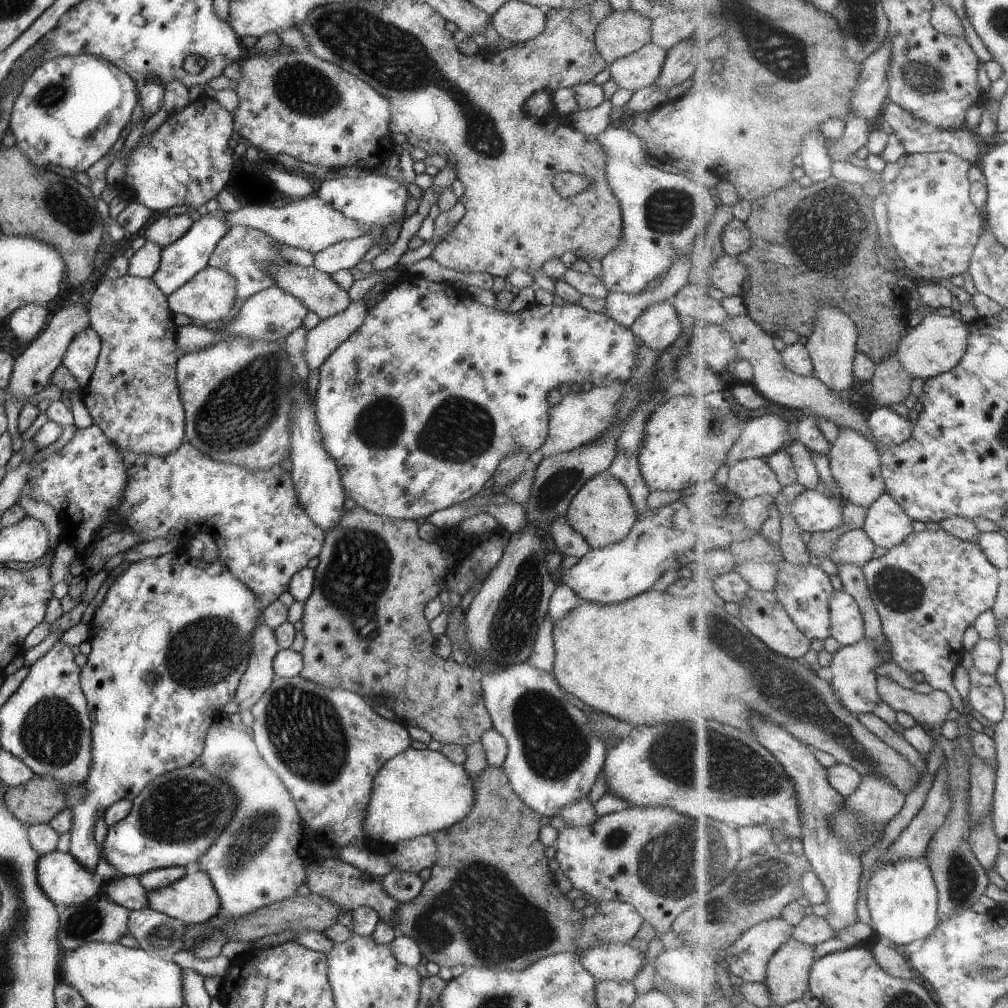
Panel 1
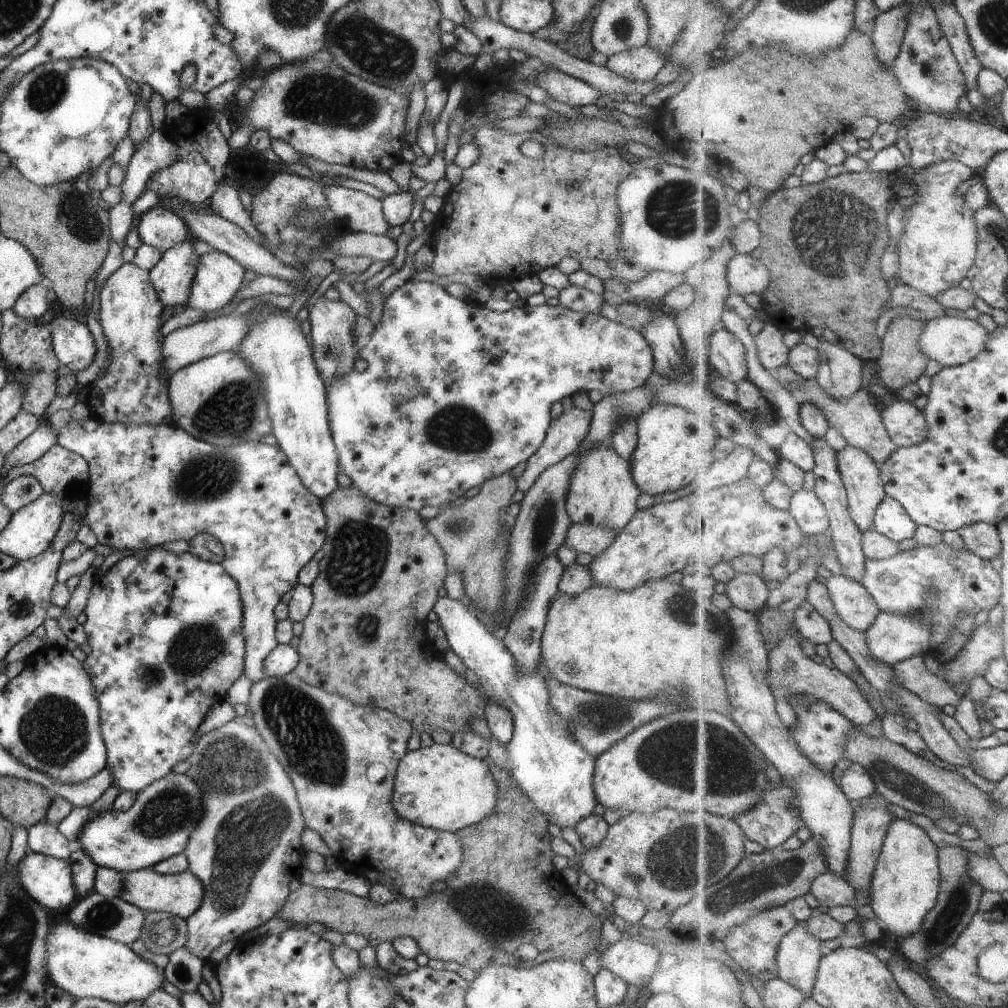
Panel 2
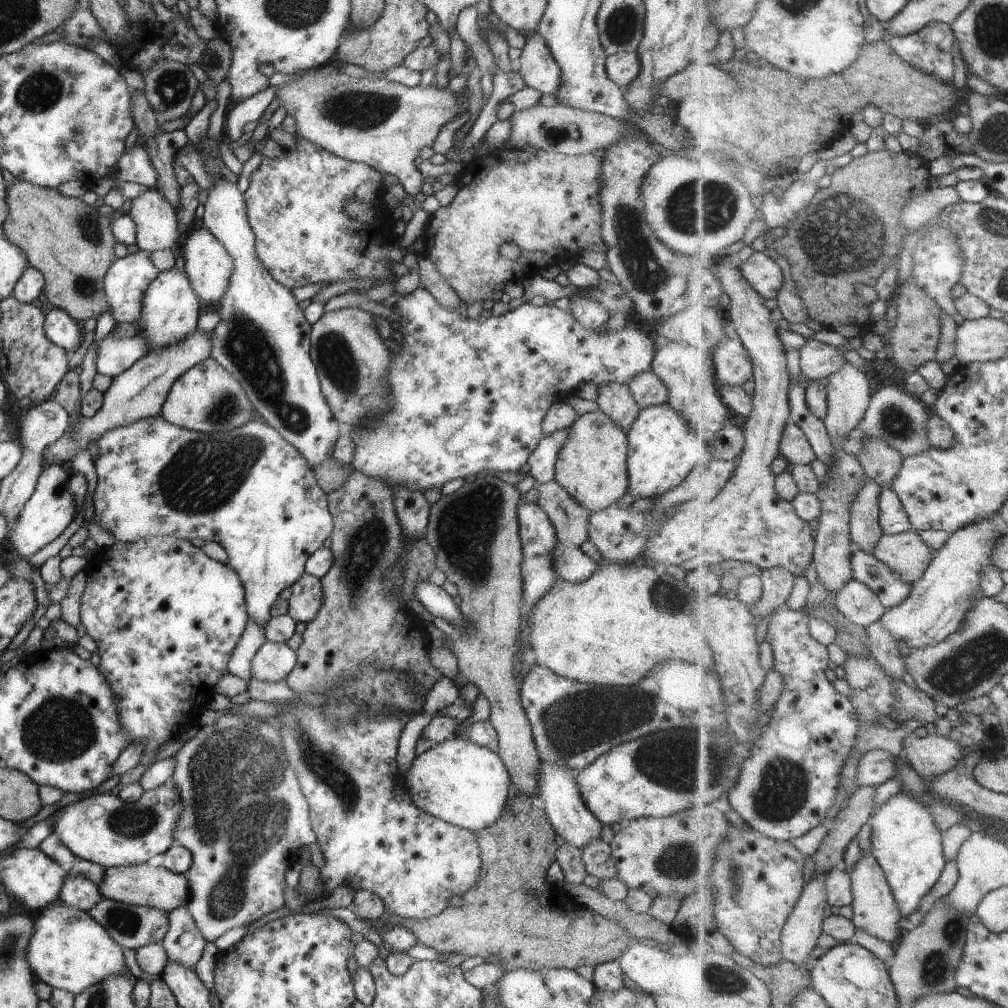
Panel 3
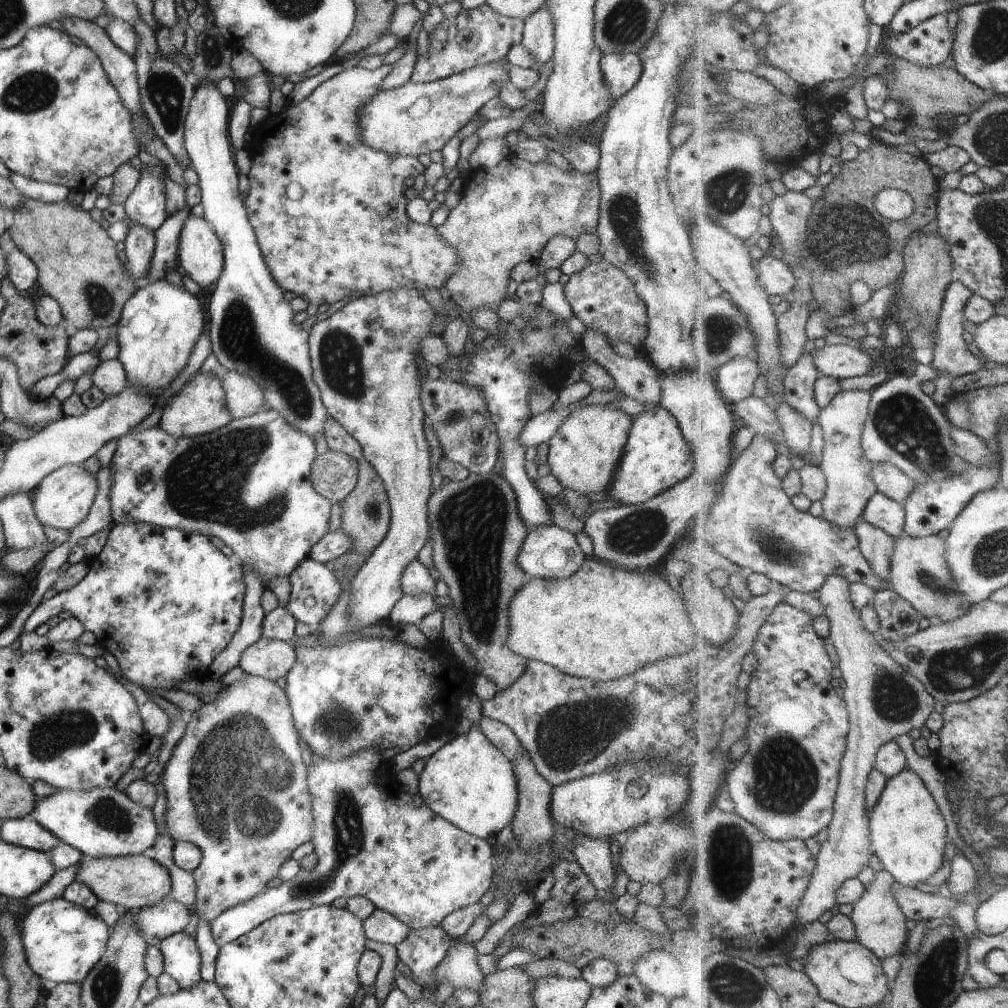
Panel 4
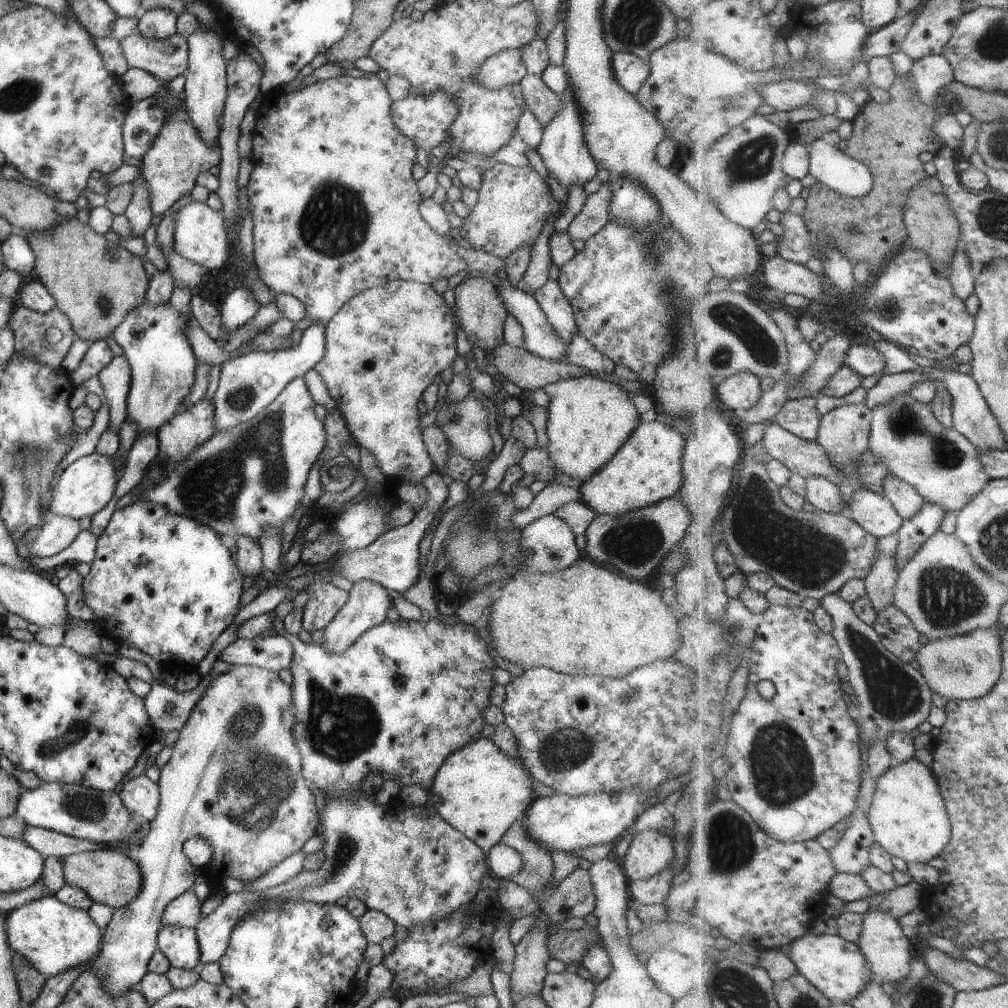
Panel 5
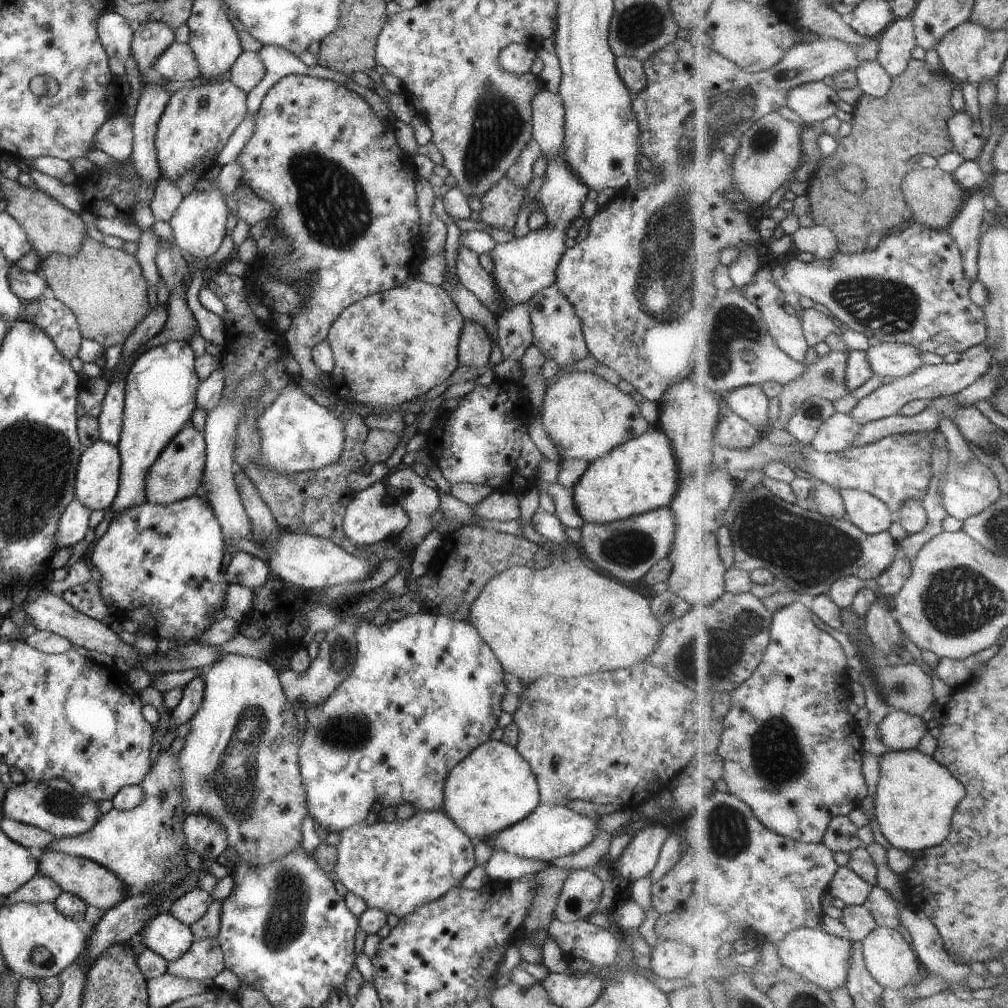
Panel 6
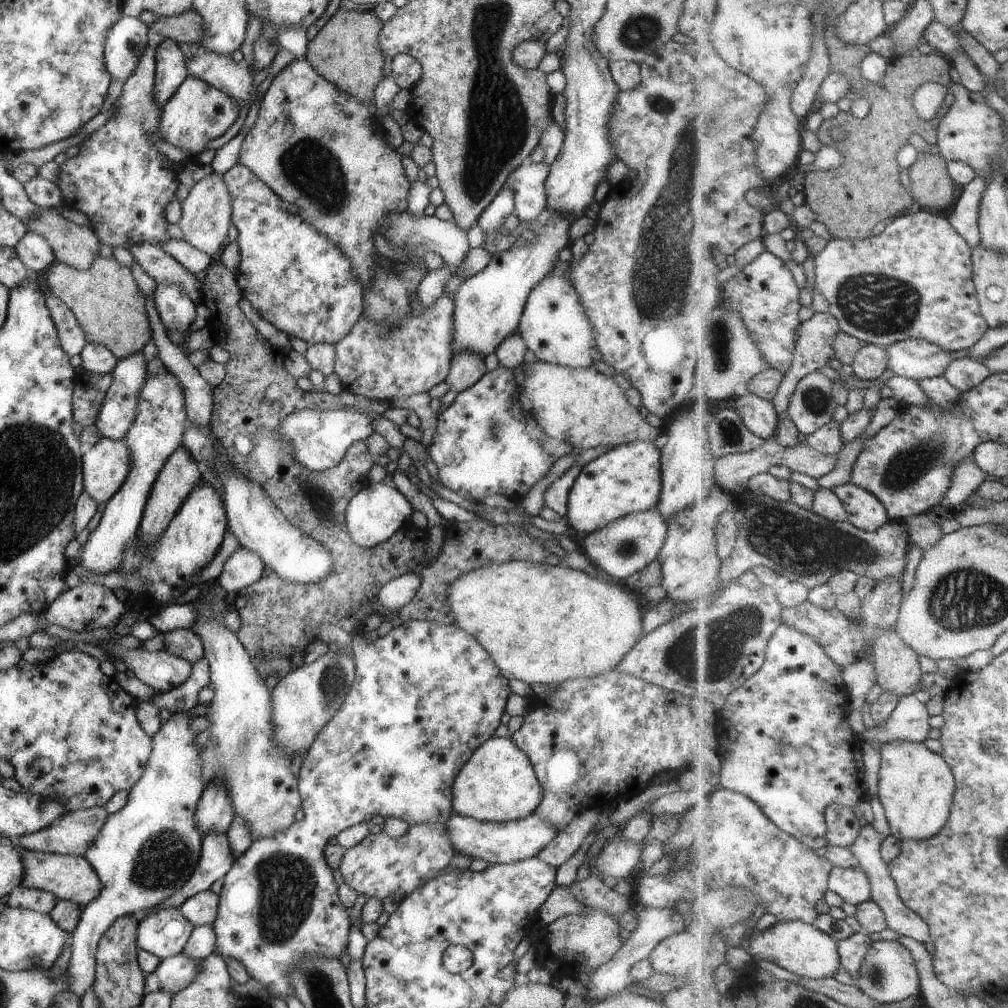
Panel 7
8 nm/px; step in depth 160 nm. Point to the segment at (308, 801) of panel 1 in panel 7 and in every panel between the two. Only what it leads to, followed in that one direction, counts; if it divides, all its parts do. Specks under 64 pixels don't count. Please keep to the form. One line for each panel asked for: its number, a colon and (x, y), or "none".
2: (326, 744)
3: (372, 837)
4: (371, 840)
5: (408, 863)
6: (396, 866)
7: (378, 865)

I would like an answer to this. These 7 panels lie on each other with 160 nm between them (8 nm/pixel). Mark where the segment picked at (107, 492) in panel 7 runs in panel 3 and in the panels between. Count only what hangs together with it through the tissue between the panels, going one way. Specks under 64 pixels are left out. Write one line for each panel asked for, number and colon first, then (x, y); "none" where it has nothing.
3: (50, 508)
4: (61, 500)
5: (85, 486)
6: (97, 472)

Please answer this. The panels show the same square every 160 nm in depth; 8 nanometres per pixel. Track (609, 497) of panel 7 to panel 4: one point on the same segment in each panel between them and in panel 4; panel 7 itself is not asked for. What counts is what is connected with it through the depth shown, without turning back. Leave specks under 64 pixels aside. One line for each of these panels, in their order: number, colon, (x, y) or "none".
4: (655, 456)
5: (646, 468)
6: (640, 475)

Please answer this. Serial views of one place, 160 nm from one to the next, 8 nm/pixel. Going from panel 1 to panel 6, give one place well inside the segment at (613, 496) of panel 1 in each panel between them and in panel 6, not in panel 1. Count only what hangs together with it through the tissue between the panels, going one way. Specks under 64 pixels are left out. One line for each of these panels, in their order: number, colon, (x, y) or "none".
2: (600, 490)
3: (591, 465)
4: (583, 452)
5: (588, 419)
6: (585, 416)

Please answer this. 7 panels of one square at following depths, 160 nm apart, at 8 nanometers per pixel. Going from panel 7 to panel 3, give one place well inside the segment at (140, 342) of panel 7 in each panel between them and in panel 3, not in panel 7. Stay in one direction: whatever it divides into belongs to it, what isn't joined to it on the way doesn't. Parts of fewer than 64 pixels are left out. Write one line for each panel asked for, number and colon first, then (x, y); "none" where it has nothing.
3: (67, 241)
4: (77, 265)
5: (94, 282)
6: (104, 288)

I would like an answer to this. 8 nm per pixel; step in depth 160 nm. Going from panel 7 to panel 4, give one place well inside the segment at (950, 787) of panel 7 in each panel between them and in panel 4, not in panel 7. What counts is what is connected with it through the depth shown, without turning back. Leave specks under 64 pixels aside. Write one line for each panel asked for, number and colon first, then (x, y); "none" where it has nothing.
4: (908, 832)
5: (909, 814)
6: (917, 797)

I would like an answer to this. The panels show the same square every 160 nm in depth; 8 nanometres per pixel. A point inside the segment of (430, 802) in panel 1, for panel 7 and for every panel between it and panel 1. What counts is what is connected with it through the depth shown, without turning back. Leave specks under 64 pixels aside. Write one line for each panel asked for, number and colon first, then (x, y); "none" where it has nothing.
2: (439, 786)
3: (465, 784)
4: (468, 783)
5: (480, 791)
6: (492, 788)
7: (497, 783)

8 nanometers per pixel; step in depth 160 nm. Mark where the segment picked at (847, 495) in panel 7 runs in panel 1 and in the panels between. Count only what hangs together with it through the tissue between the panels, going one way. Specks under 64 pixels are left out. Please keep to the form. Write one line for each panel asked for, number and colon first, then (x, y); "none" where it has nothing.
1: (886, 523)
2: (891, 519)
3: (893, 517)
4: (883, 511)
5: (876, 513)
6: (870, 513)

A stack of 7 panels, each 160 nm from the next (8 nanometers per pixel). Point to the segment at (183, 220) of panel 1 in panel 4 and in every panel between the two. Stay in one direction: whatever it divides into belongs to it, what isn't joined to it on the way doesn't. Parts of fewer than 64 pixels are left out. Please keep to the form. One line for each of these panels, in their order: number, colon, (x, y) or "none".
2: (158, 227)
3: (155, 220)
4: (145, 205)

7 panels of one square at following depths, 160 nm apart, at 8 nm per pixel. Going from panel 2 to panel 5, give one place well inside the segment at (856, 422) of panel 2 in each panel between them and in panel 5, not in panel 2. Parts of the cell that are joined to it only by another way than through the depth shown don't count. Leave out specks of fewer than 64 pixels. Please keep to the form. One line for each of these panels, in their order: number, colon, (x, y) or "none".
3: (882, 463)
4: (891, 481)
5: (908, 502)

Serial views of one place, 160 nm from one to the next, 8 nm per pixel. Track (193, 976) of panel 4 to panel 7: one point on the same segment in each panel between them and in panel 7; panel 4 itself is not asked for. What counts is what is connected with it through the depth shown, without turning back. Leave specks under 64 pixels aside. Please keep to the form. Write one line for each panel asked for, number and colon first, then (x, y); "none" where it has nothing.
5: (179, 945)
6: (164, 935)
7: (163, 932)

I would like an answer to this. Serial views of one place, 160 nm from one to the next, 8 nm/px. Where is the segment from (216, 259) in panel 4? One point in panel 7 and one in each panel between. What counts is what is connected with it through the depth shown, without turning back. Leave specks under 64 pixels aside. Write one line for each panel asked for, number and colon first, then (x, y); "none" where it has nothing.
5: (199, 235)
6: (198, 226)
7: (206, 210)

